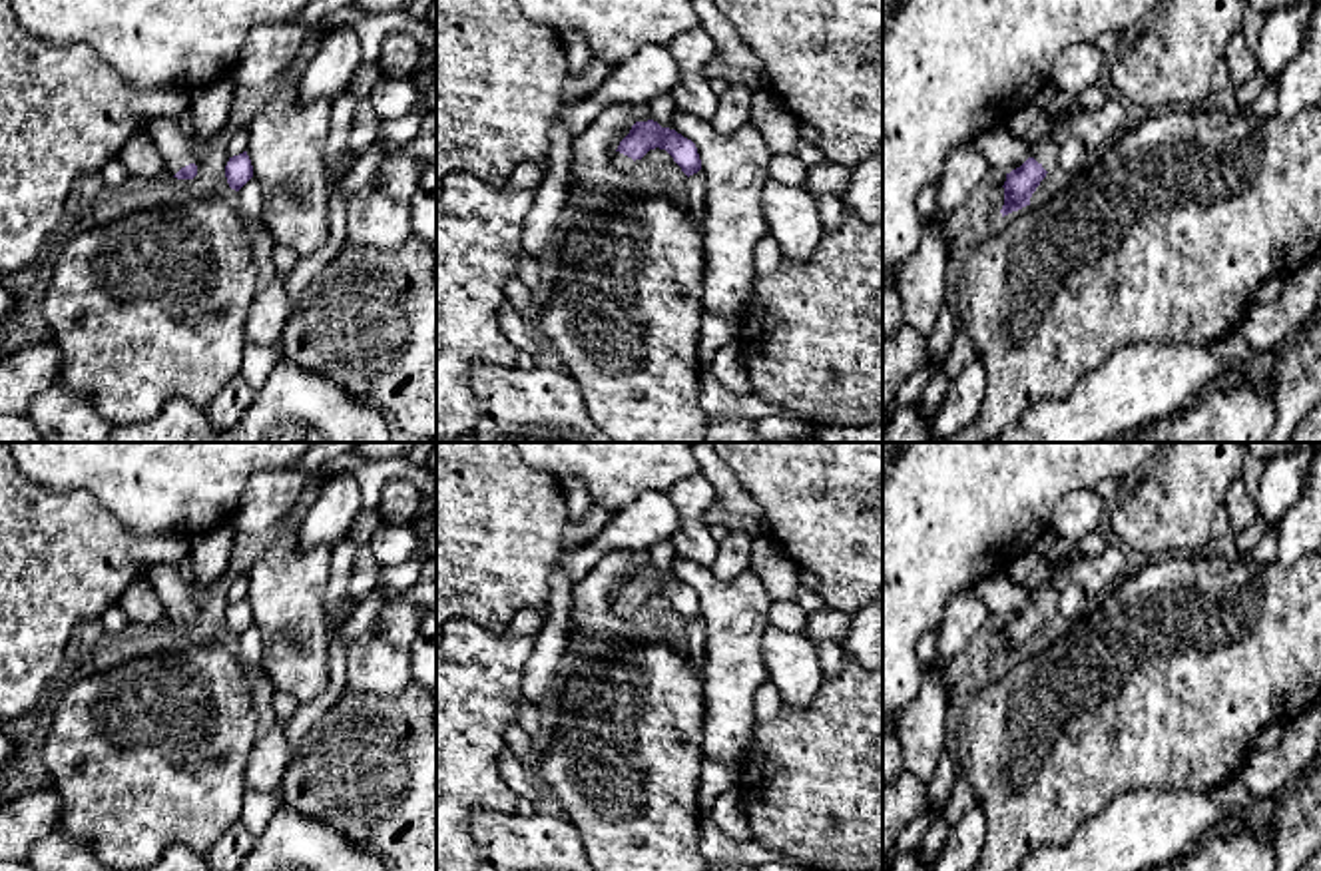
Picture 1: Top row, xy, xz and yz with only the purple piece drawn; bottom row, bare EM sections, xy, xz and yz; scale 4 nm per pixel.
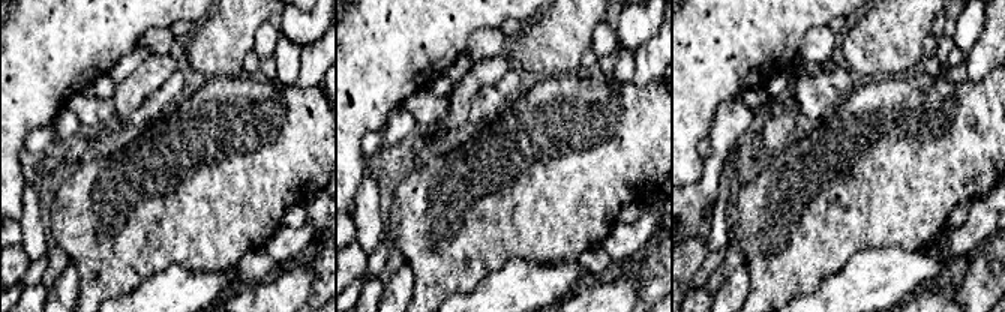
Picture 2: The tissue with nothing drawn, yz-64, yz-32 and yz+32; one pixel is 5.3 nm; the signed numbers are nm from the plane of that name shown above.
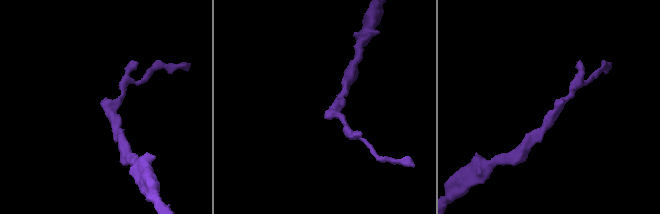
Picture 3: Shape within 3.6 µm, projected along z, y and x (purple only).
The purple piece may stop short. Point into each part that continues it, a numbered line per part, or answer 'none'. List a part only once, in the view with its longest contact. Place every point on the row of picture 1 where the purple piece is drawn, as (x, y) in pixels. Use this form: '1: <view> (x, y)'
1: xy (170, 134)

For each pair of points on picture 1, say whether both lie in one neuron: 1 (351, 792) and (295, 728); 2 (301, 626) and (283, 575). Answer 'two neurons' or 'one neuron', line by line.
1: two neurons
2: one neuron

